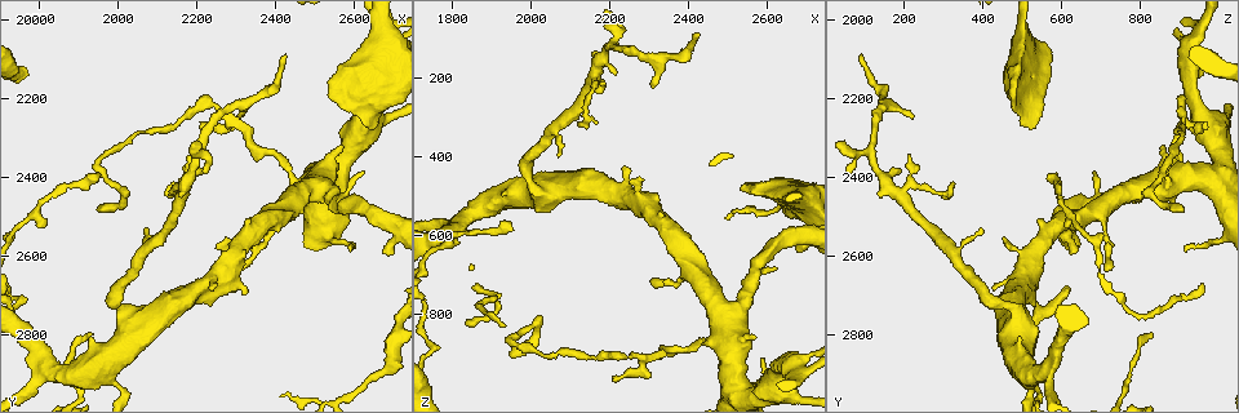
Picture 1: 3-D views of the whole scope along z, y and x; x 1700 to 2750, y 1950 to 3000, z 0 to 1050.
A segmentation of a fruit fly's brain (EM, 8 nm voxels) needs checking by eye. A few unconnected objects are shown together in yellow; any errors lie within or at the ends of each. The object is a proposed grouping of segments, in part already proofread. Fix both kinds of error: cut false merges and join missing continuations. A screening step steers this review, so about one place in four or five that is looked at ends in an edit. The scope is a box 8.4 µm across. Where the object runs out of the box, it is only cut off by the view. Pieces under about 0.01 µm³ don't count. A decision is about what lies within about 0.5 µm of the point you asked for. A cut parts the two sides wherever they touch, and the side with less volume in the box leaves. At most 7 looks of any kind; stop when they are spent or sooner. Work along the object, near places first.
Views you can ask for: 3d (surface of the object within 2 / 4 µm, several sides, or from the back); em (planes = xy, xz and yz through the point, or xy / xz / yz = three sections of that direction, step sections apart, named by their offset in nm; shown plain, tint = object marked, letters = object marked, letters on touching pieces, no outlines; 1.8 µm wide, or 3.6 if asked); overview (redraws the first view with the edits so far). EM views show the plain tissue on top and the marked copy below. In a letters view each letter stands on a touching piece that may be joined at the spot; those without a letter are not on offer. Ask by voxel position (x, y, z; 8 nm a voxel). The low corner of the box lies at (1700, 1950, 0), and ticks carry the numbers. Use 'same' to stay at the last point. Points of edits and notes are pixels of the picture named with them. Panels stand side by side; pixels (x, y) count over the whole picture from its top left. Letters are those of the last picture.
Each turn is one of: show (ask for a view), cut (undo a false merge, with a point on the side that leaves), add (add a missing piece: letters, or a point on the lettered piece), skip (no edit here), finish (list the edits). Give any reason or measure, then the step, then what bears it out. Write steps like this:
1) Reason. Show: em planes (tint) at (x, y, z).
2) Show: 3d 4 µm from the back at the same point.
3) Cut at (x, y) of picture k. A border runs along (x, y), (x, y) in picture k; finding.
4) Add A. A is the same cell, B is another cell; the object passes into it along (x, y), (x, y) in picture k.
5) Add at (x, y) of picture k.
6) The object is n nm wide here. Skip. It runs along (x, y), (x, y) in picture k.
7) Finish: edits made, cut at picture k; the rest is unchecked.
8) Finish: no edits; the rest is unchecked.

An open end. Show: 3d 2 µm from the back at (2675, 2590, 630).

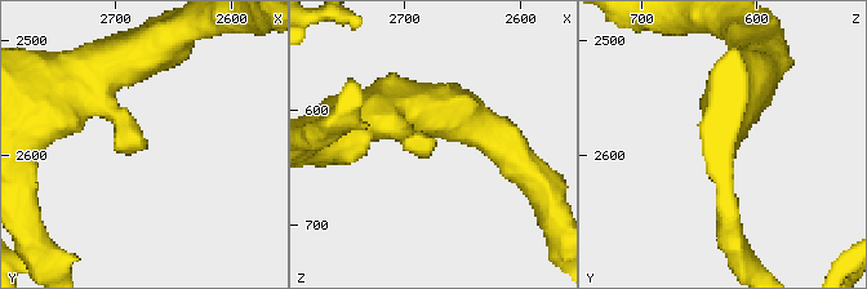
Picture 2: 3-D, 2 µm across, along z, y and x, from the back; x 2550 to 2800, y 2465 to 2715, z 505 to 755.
Now the EM. Show: em planes (letters) at (2674, 2594, 632).

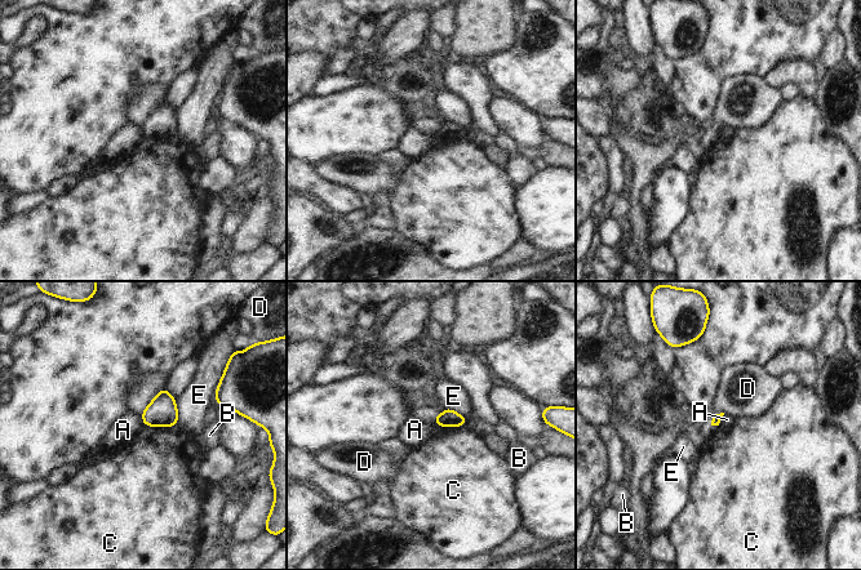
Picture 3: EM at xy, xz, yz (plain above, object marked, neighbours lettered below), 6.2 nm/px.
Skip. A, B, C, D and E are other cells; no lettered piece goes on from it.

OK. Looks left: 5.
Thick turns thin. Show: 3d 4 µm at (2555, 2155, 475).

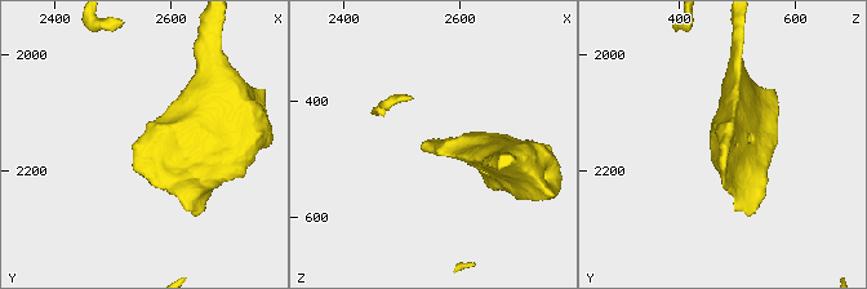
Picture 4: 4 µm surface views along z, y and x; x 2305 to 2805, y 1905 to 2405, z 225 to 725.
Show: em planes (letters) at (2545, 2160, 475).

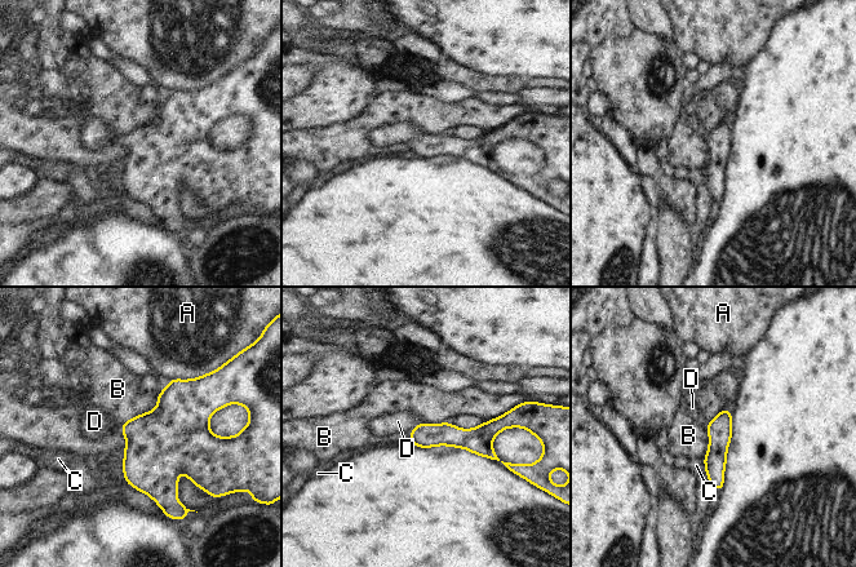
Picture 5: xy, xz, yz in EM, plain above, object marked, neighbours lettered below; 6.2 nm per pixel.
The object is 150 nm wide here. Add D. D is the same cell, A, B and C are other cells; the object passes into it along (424, 435), (415, 428), (398, 421) in picture 5; the neuron continues.

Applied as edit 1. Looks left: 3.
See it whole again. Show: overview.

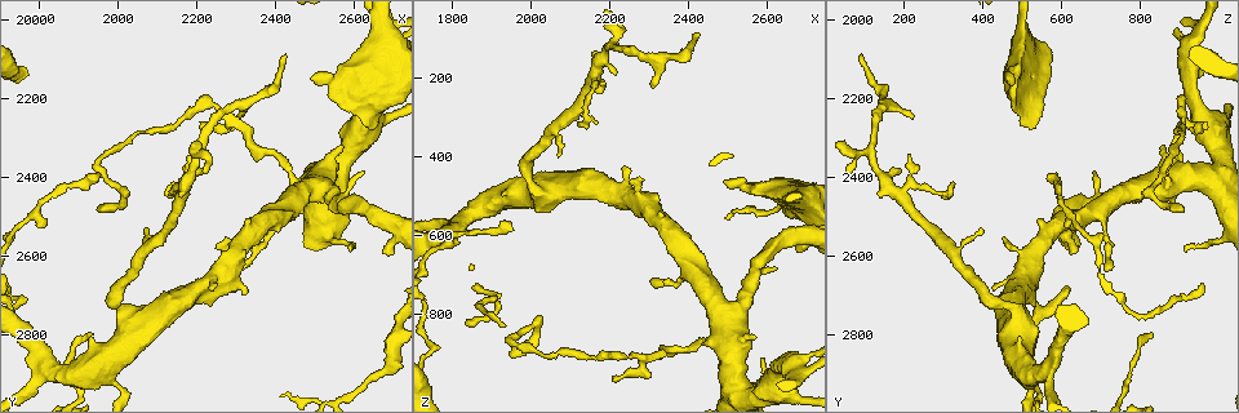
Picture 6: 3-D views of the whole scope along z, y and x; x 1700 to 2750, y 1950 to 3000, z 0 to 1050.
Stops while still wide. Show: 3d 4 µm from the back at (2330, 2700, 520).

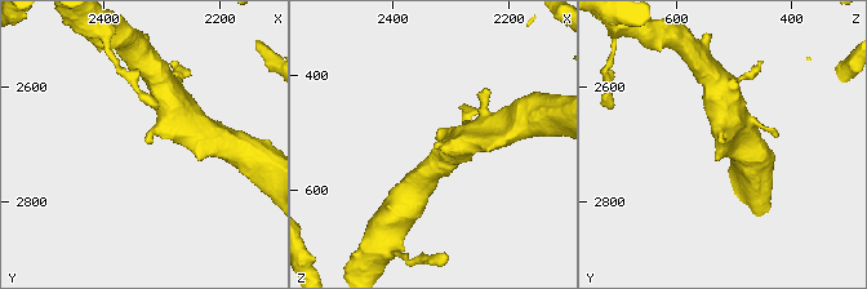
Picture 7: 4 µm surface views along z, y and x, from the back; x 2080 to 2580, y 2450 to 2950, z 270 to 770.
Now the EM. Show: em planes (letters) at (2325, 2695, 520).

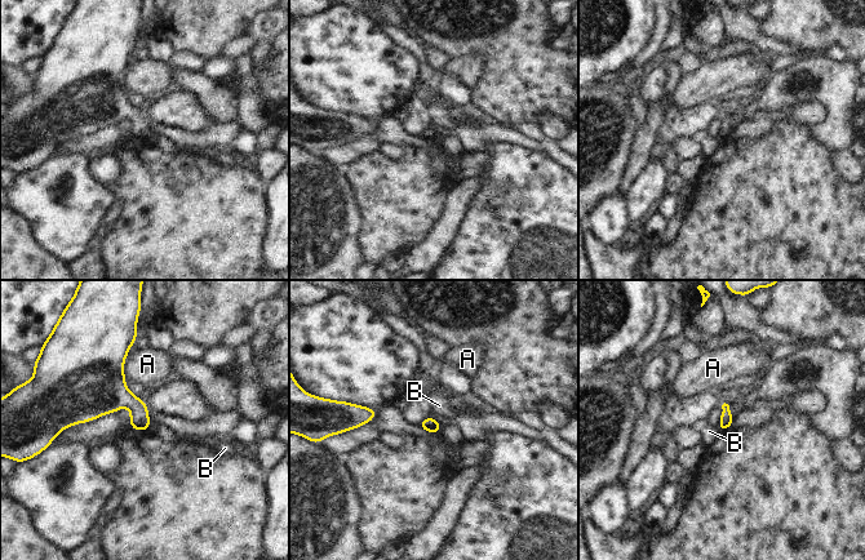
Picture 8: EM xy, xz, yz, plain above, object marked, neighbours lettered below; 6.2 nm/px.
Skip. A and B are other cells; none of them fits.

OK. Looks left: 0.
Finish: edits made, add at picture 5; the rest is unchecked.

